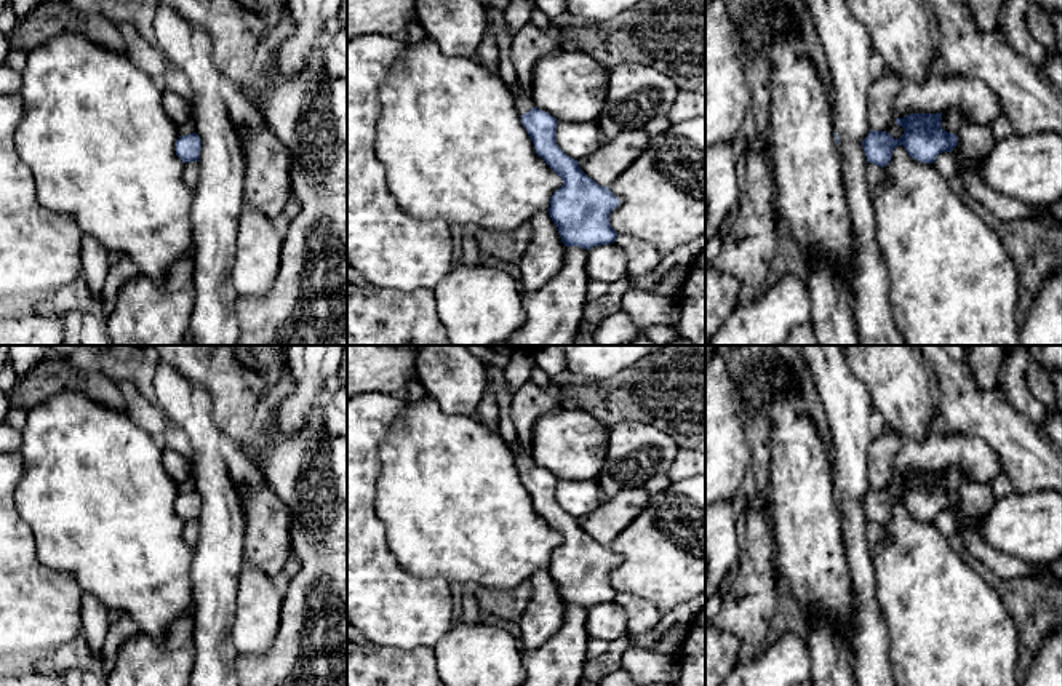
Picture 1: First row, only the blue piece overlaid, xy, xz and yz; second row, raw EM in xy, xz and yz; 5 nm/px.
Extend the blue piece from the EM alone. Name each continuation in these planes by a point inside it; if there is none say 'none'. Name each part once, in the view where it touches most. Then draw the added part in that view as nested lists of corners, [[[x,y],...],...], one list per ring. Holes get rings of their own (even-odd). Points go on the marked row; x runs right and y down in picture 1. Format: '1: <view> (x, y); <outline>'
1: xz (523, 103); [[[513,93],[513,98],[520,115],[529,112],[534,107],[531,98],[526,93]]]

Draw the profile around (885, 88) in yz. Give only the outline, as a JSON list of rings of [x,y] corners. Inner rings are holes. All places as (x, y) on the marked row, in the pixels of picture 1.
[[[884,69],[883,74],[873,78],[868,88],[870,130],[884,131],[886,126],[896,118],[894,104],[904,85],[904,78],[894,75],[889,69]]]

